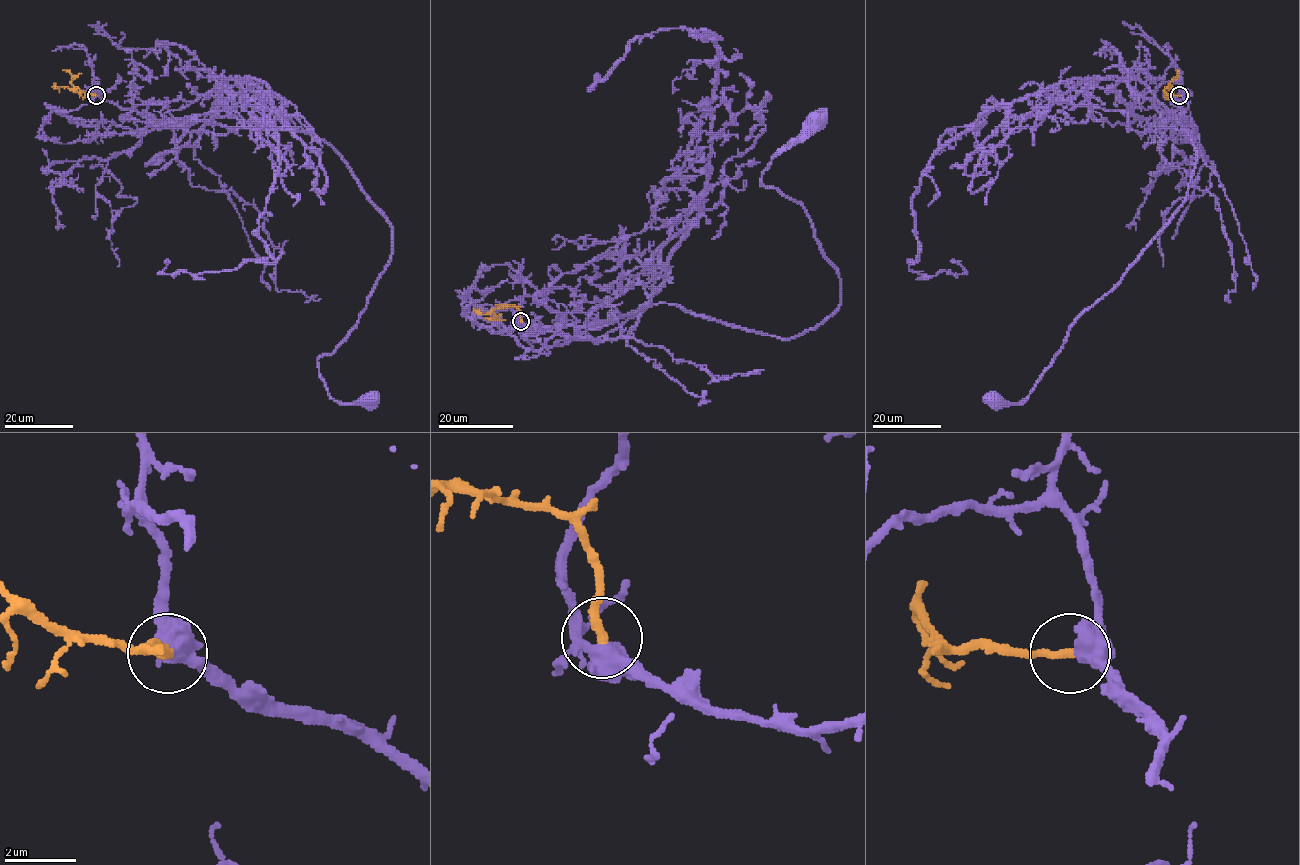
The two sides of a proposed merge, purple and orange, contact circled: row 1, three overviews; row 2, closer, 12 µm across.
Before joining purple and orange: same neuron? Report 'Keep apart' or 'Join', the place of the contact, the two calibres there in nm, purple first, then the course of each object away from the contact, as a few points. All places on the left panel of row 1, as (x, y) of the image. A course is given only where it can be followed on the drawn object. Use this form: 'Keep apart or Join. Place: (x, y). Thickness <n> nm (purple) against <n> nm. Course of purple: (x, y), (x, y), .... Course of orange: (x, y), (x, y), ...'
Join. Place: (96, 95). Thickness 440 nm (purple) against 260 nm. Course of purple: (96, 95), (156, 120), (308, 132), (338, 154), (392, 249), (317, 368), (333, 400), (366, 400). Course of orange: (96, 95), (84, 93), (71, 84), (73, 76), (63, 69)

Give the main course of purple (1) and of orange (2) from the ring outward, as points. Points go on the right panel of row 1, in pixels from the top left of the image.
1: (1180, 95), (1186, 120), (1162, 126), (1191, 138), (1186, 198), (1070, 327), (1025, 400), (996, 400)
2: (1179, 95), (1168, 95), (1164, 90), (1177, 76), (1177, 69)

